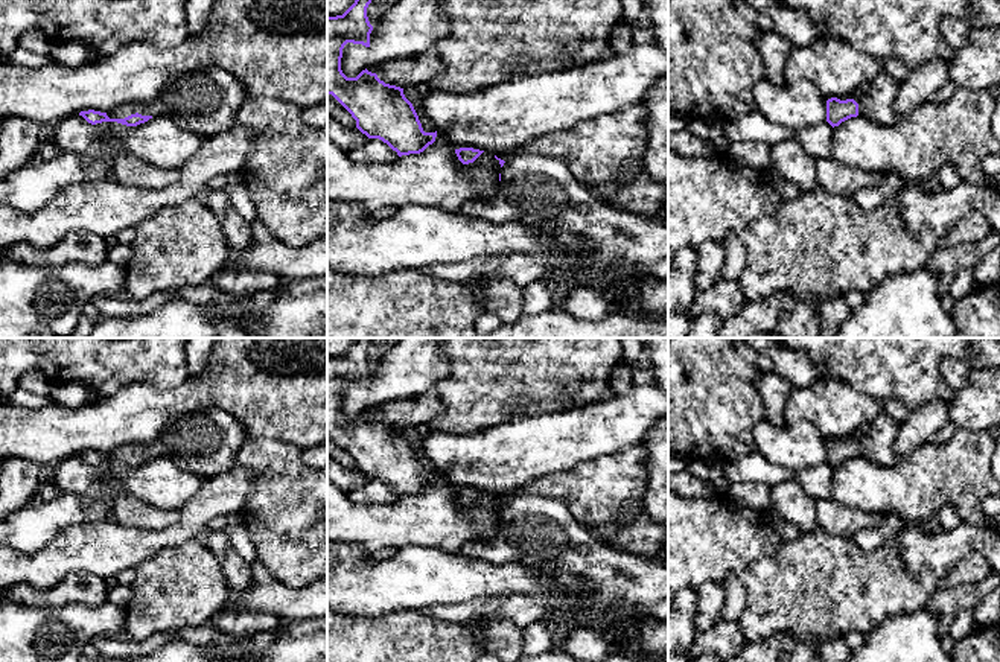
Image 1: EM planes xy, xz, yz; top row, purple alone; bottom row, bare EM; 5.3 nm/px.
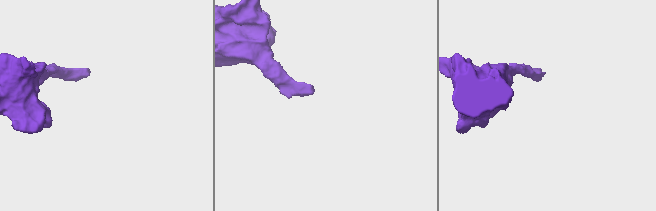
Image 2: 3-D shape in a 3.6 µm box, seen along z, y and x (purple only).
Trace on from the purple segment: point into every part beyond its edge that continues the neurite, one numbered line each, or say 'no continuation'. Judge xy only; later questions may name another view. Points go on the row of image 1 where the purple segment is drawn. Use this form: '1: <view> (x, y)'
1: xy (206, 101)

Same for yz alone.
1: yz (875, 99)

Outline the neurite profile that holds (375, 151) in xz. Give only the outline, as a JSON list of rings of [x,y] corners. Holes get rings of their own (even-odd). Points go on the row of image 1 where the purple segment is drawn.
[[[370,138],[364,146],[353,149],[349,155],[359,163],[391,163],[399,155],[379,138]]]

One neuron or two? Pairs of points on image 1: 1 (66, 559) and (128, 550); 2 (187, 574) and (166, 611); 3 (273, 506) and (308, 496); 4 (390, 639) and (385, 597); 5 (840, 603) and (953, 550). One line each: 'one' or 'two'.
1: one
2: one
3: one
4: two
5: one

